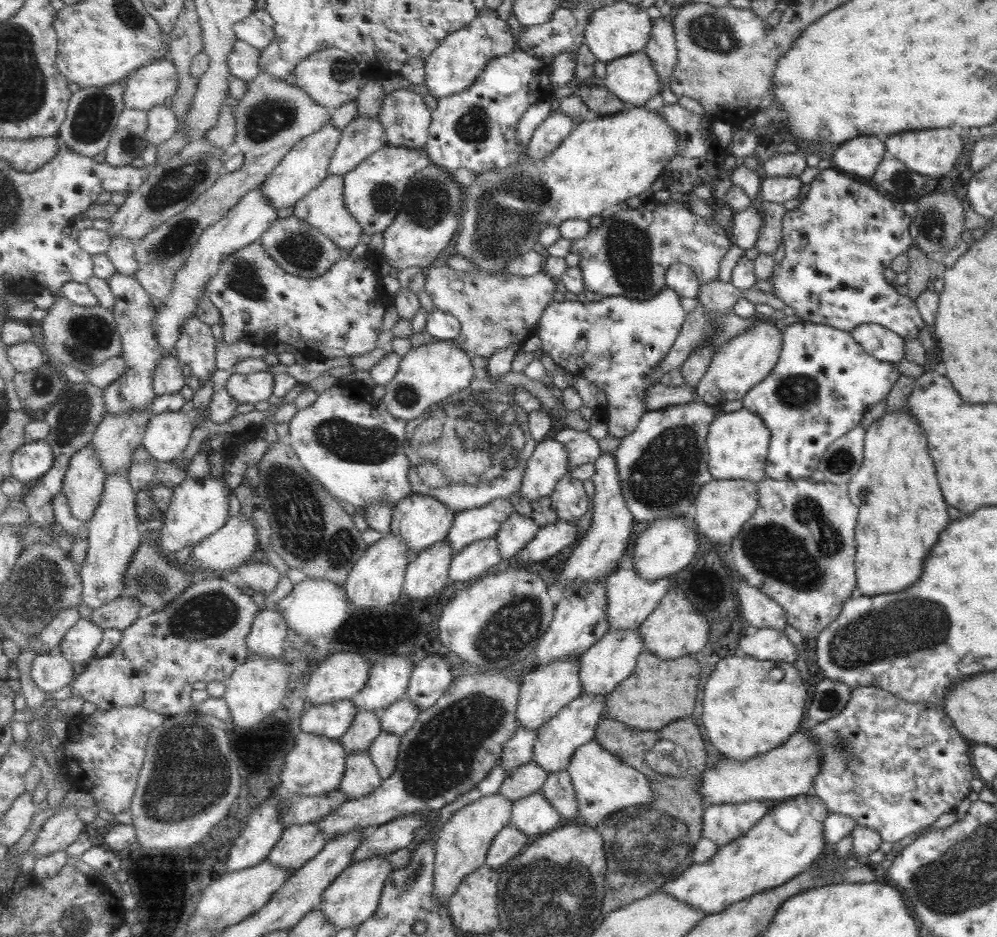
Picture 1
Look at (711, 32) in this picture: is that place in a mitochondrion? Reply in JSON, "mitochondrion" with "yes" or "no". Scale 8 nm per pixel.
{"mitochondrion":"yes"}

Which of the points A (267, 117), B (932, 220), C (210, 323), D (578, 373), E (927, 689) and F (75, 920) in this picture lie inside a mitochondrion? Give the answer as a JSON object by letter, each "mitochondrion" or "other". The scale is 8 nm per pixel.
{"A":"mitochondrion","B":"mitochondrion","C":"other","D":"other","E":"other","F":"mitochondrion"}

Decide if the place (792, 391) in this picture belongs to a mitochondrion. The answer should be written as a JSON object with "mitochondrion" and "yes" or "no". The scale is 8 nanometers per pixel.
{"mitochondrion":"yes"}

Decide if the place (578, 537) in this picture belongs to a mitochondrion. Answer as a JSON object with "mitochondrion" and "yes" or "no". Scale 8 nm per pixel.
{"mitochondrion":"no"}

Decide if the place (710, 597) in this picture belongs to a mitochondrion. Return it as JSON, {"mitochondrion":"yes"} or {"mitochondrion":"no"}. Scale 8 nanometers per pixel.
{"mitochondrion":"no"}

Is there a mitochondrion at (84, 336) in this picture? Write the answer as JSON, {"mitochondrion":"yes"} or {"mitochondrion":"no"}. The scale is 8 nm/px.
{"mitochondrion":"yes"}

